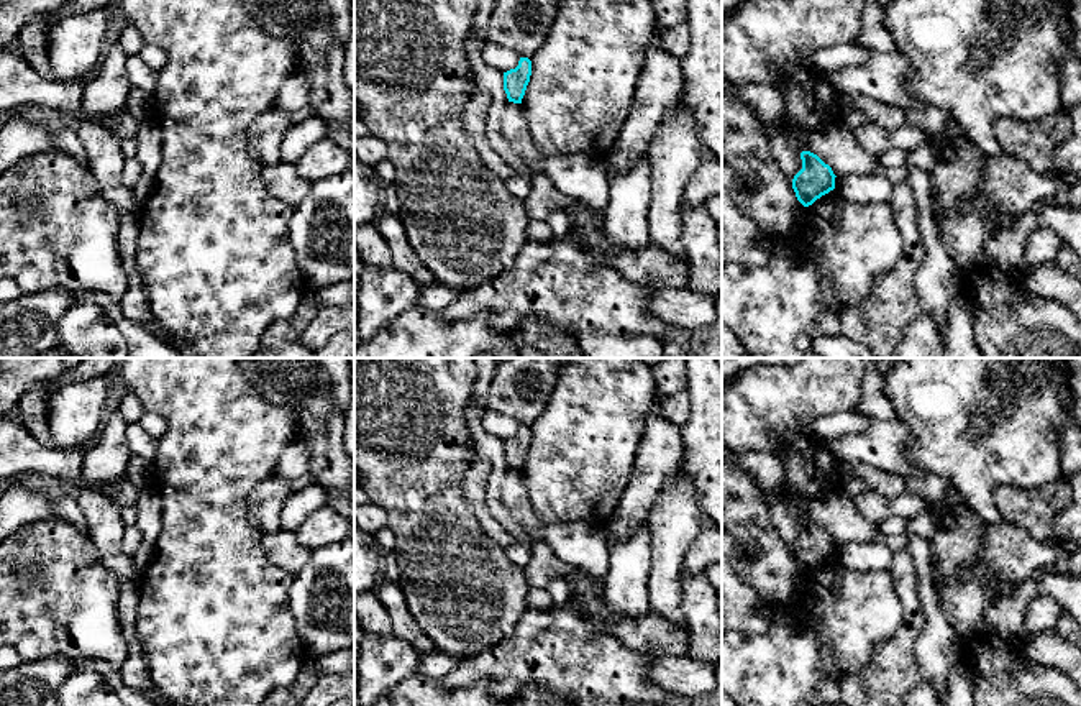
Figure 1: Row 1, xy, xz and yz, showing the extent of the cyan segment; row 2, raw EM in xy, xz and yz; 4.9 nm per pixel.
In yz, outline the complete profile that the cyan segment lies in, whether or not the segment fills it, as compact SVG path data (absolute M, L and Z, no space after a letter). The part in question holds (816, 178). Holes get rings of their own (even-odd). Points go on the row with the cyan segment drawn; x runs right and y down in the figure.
M800 153L802 169L792 179L797 200L809 207L822 195L835 189L835 174L817 154Z

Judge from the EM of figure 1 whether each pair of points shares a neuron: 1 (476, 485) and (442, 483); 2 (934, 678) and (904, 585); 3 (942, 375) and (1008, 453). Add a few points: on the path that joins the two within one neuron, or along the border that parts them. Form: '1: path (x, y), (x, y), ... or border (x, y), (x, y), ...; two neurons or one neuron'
1: border (476, 457), (465, 473), (463, 496), (478, 519); two neurons
2: border (917, 596), (924, 628), (914, 659), (921, 673); two neurons
3: path (942, 404), (942, 426), (966, 450), (978, 450); one neuron

